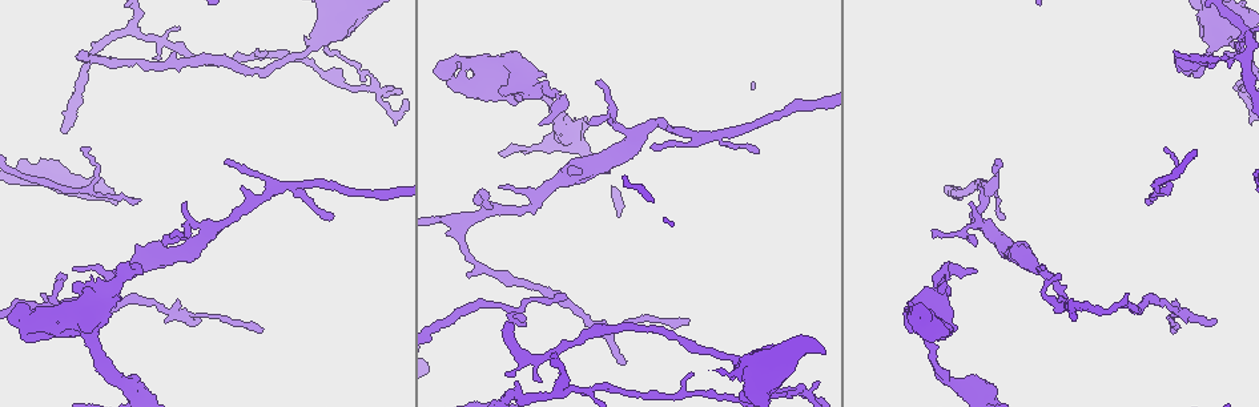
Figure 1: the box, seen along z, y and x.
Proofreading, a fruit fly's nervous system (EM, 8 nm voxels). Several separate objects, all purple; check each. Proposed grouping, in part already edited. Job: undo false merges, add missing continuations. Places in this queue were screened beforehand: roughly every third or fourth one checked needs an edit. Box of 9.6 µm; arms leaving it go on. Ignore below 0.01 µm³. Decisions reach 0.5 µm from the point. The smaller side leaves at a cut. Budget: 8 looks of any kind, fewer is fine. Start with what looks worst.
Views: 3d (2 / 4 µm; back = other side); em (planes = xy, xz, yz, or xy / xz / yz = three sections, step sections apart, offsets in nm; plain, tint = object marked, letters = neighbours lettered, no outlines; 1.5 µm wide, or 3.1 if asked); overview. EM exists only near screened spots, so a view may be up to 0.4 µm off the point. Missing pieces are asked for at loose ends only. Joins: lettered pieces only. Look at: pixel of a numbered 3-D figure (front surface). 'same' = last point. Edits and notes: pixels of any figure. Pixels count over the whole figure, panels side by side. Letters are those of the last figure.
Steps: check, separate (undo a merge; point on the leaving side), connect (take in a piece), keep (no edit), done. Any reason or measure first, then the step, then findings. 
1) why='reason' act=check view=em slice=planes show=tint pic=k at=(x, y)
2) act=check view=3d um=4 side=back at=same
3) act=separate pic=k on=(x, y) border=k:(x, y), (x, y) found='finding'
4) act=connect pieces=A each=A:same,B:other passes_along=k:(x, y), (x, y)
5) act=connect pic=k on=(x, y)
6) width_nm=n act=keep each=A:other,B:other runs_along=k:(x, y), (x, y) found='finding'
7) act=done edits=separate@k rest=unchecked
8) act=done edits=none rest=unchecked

act=check view=em slice=planes show=tint pic=1 at=(559, 117)

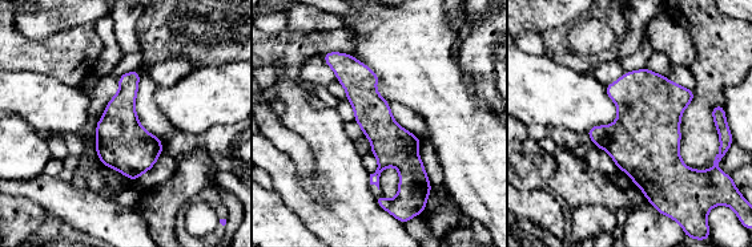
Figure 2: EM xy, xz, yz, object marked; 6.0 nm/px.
why='see the neighbours' act=check view=em slice=planes show=letters at=same

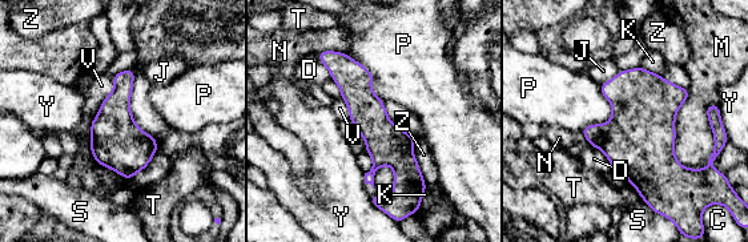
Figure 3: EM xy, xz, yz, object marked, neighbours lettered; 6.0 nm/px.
width_nm=240 act=keep each=C:other,D:other,J:other,K:other,M:other,N:other,P:other,S:other,T:other,V:other,Y:other,Z:other found='one neuron here'

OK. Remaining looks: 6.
why='two arms at a narrow angle' act=check view=em slice=yz step=8 show=letters pic=1 at=(1242, 84)

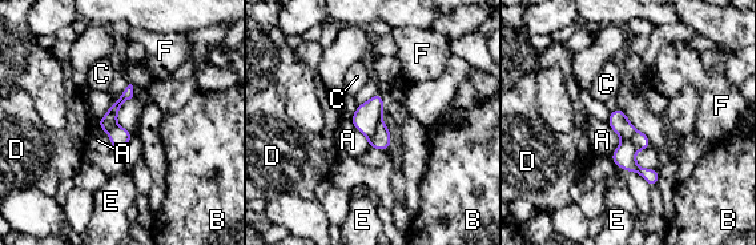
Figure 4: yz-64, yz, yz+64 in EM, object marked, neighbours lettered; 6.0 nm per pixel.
longest_contact=A:200nm act=separate pic=4 on=(381, 140) each=A:other,B:other,C:other,D:other,E:other,F:other border=4:(379, 120), (369, 140), (372, 147) found='two neurons meet here'

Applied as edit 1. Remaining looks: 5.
act=check view=overview

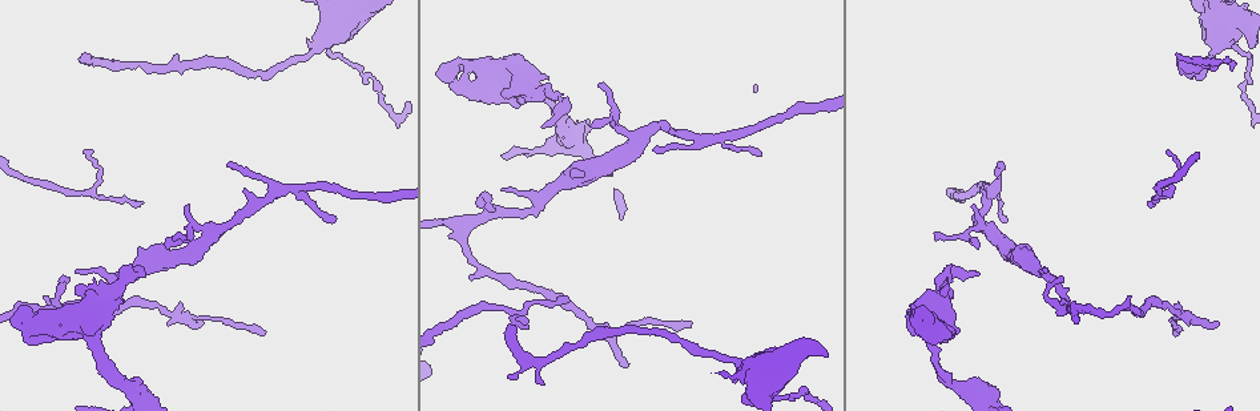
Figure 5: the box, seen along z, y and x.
why='thin end' act=check view=em slice=planes show=letters pic=5 at=(974, 207)

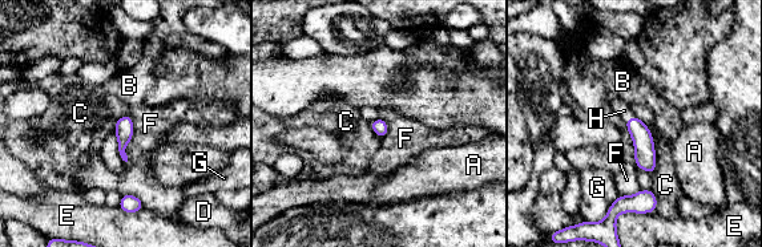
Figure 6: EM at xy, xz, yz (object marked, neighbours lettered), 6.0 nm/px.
width_nm=90 act=connect pieces=H each=A:other,B:other,C:other,D:other,E:other,F:other,G:other,H:same passes_along=6:(642, 140), (629, 118), (623, 109) found='the neuron continues'

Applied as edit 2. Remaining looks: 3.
act=done edits=separate@4,connect@6 rest=unchecked

